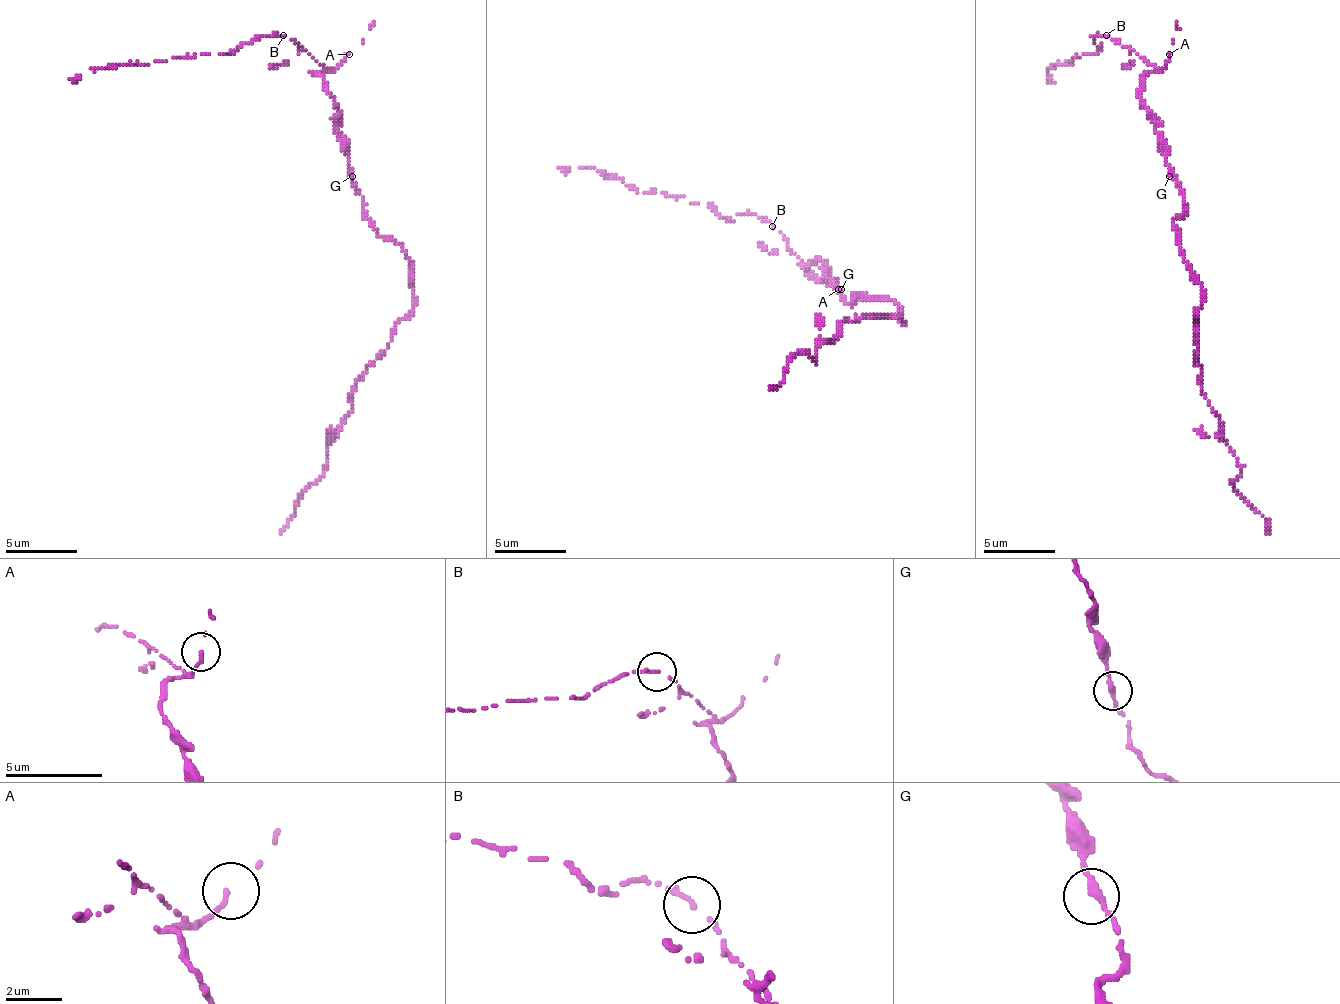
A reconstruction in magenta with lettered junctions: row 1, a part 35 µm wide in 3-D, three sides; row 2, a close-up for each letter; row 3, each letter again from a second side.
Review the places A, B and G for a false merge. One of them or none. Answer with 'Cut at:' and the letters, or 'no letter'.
Cut at: B

